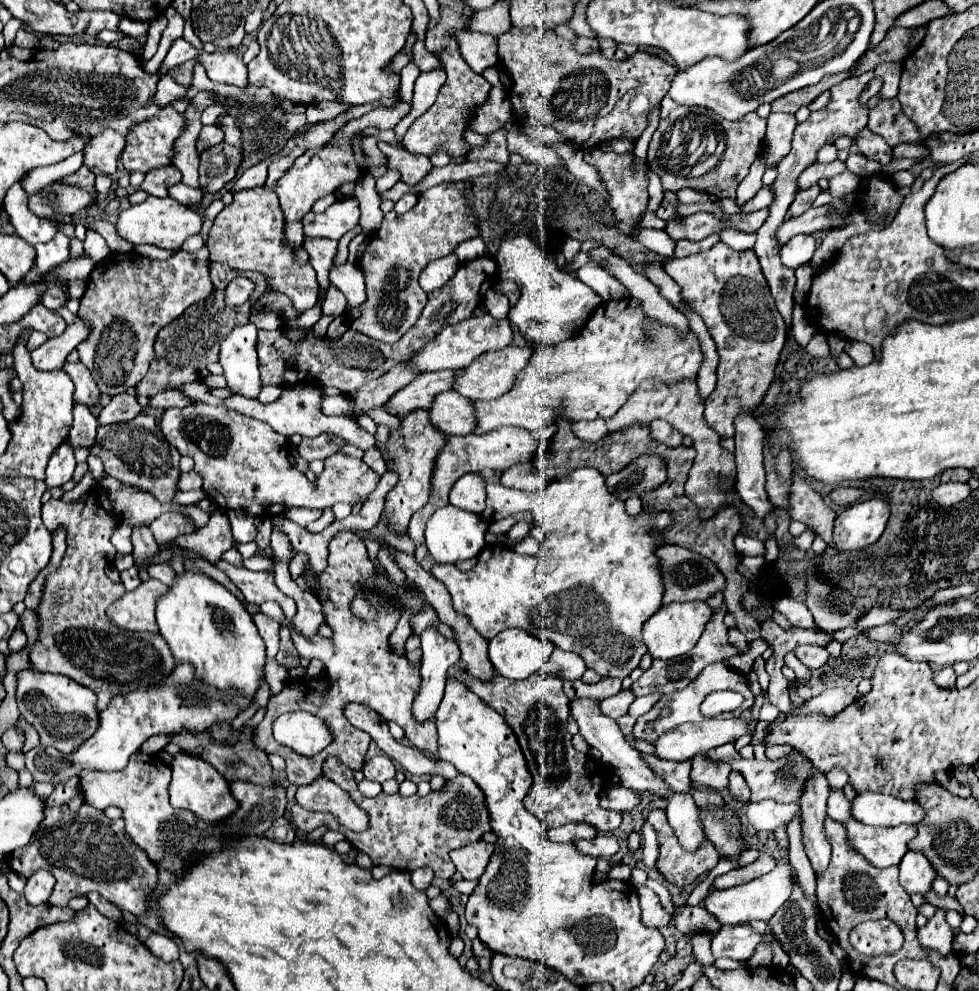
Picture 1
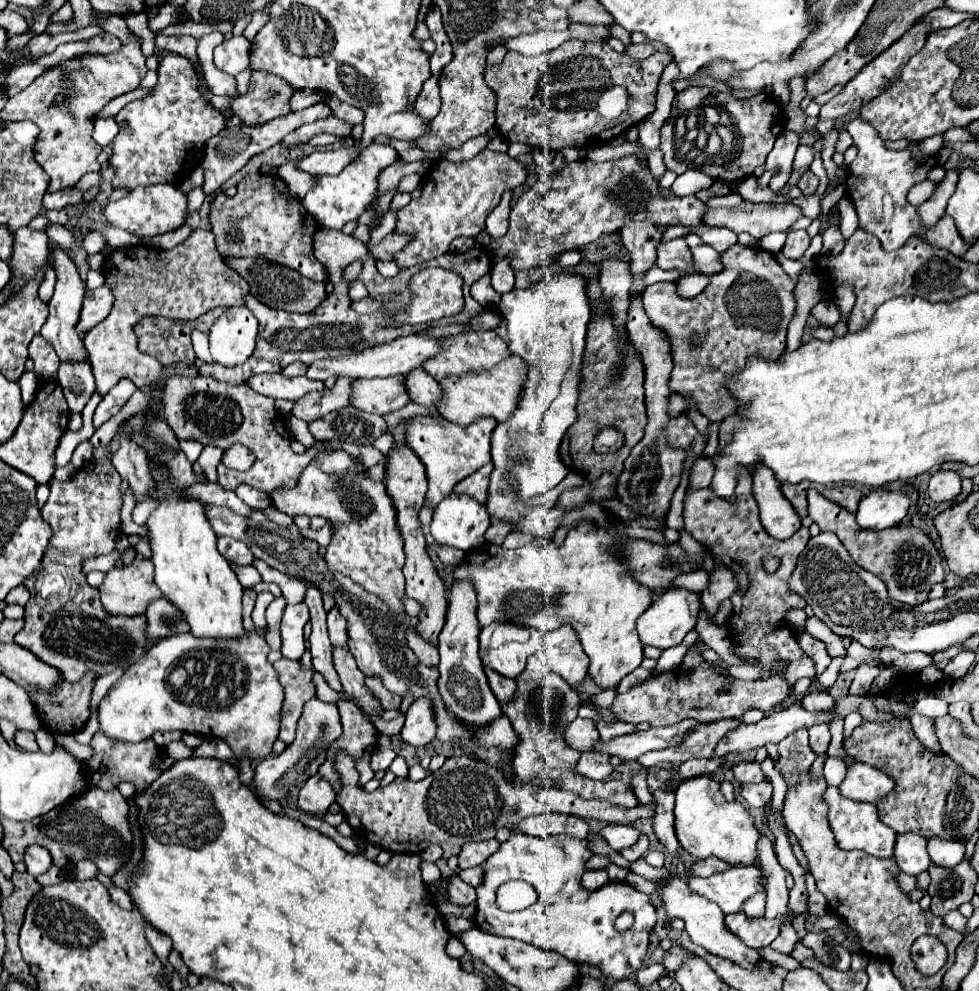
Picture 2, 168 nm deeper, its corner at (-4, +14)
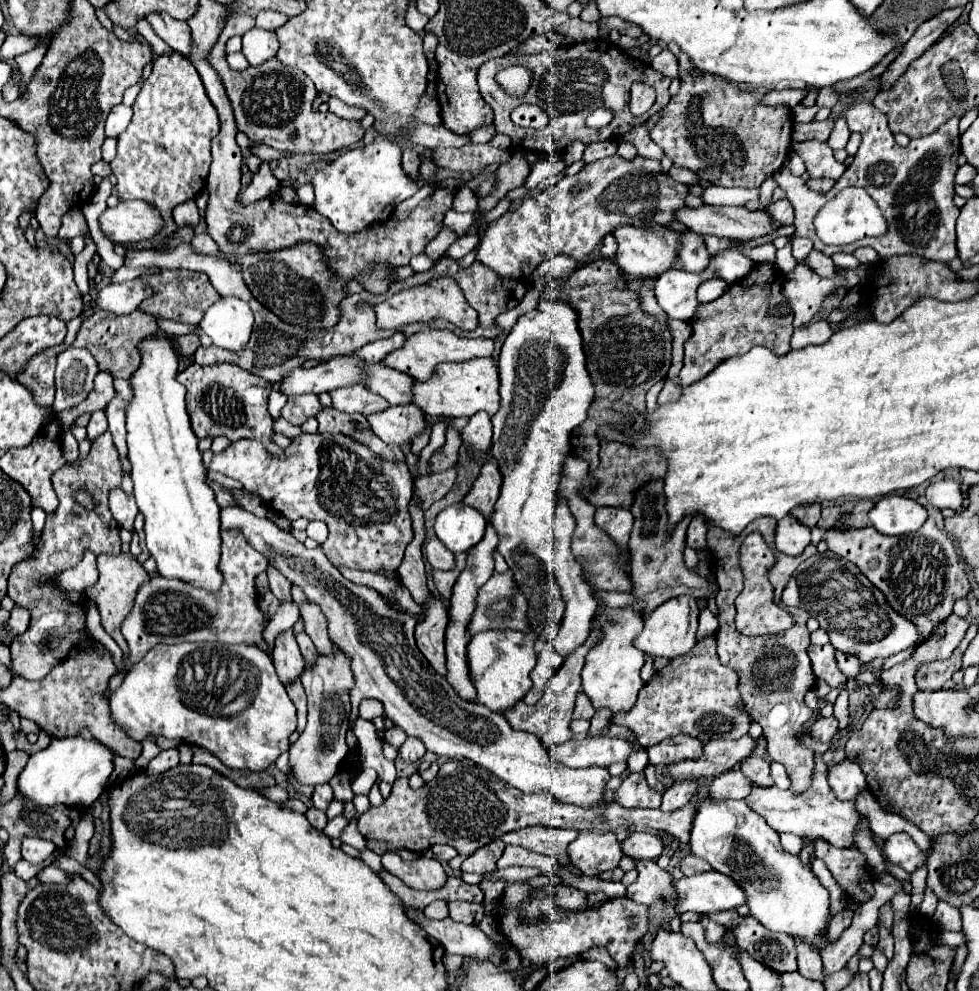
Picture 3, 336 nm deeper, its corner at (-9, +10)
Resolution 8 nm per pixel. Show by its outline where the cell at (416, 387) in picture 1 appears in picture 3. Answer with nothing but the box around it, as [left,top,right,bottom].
[331,384,389,416]

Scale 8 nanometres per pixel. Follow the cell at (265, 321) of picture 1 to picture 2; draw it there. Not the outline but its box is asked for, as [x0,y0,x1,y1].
[84,230,250,396]

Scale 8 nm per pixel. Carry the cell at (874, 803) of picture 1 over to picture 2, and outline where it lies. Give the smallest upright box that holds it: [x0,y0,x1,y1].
[838,762,894,804]

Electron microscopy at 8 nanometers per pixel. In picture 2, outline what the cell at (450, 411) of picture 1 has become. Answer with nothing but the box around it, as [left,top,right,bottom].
[404,368,442,408]

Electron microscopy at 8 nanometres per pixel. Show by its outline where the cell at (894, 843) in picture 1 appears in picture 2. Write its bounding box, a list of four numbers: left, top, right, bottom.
[824,786,896,858]

